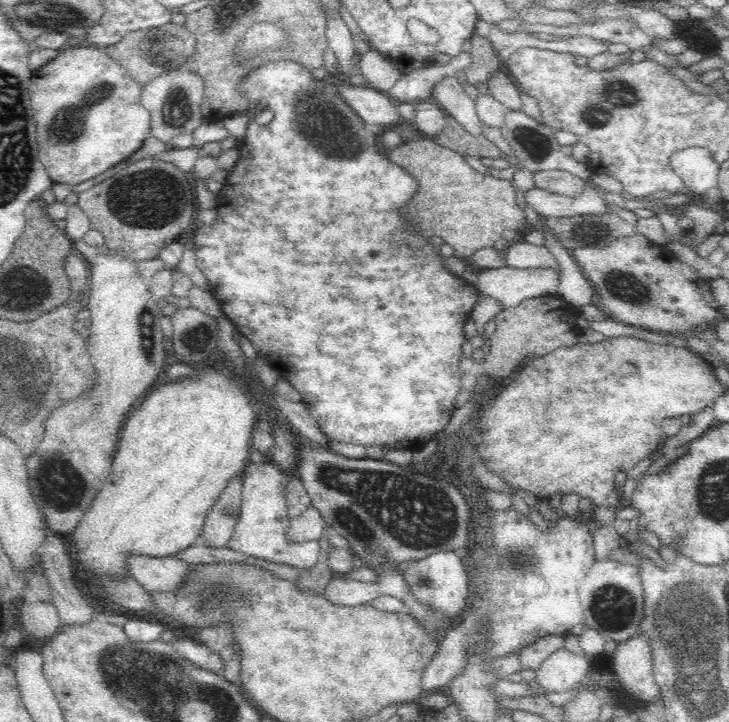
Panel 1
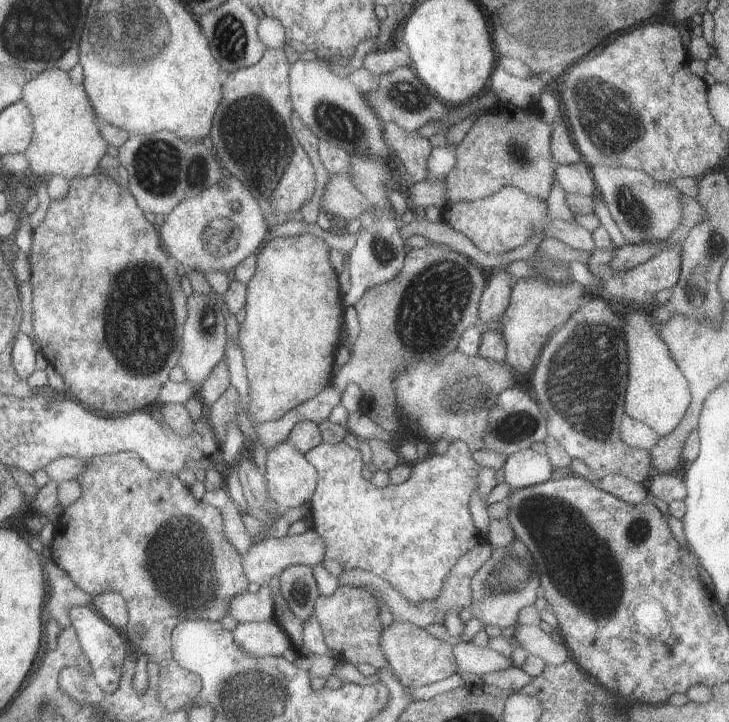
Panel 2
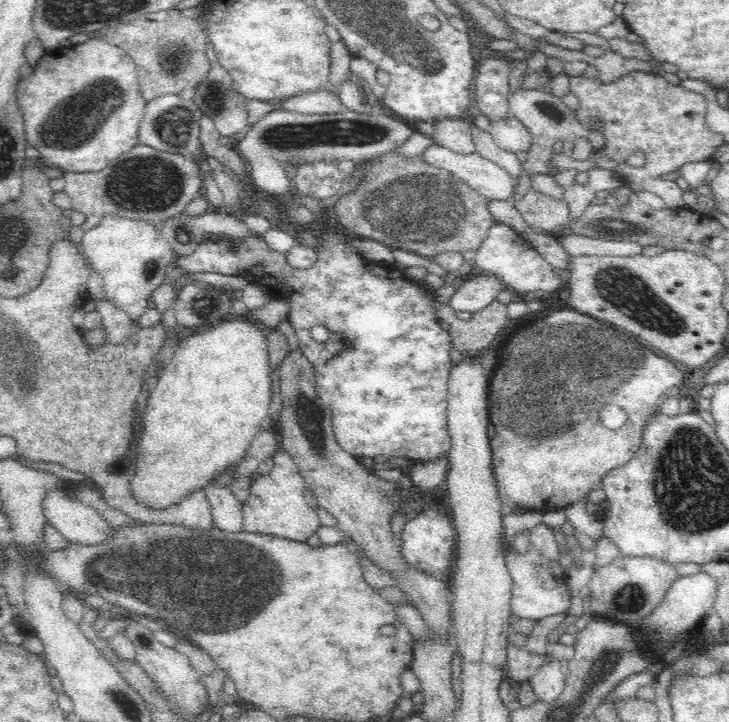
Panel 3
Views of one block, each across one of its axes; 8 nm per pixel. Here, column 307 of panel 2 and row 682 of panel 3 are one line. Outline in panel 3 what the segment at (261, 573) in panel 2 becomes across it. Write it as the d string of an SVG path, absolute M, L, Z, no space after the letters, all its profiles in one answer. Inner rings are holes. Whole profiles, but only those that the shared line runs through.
M552 660L548 666L540 668L536 672L536 676L532 676L532 680L530 680L536 700L546 702L546 704L550 704L562 696L566 682L568 682L566 664L558 662L558 660Z

